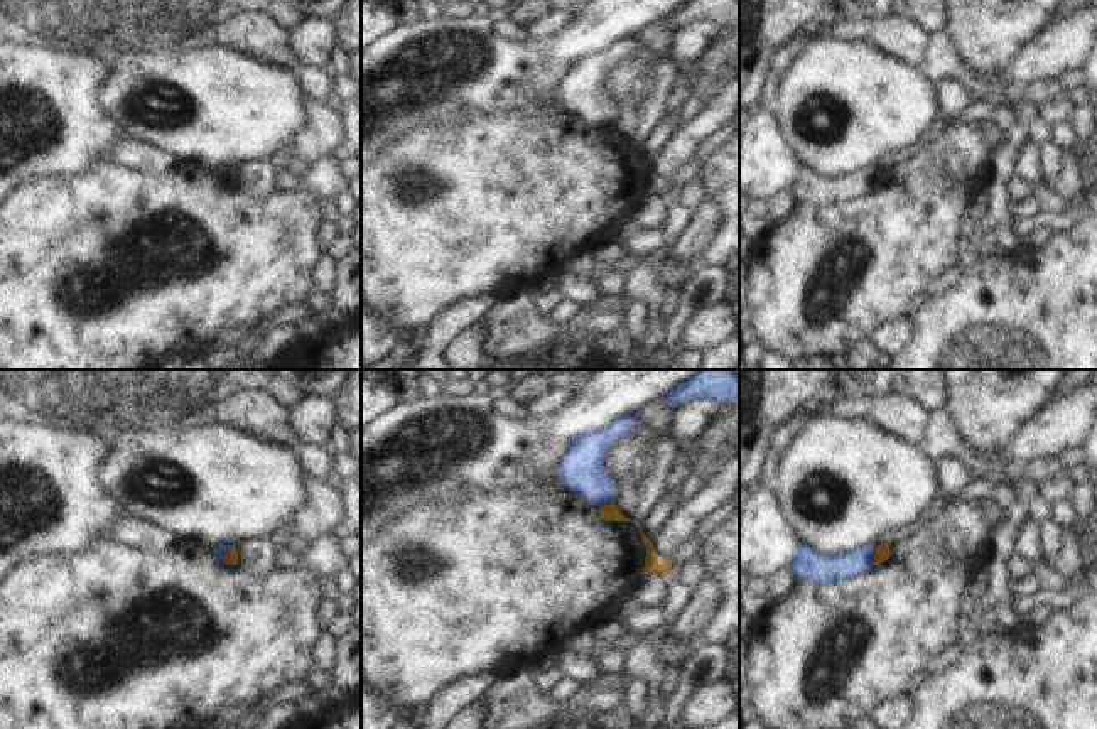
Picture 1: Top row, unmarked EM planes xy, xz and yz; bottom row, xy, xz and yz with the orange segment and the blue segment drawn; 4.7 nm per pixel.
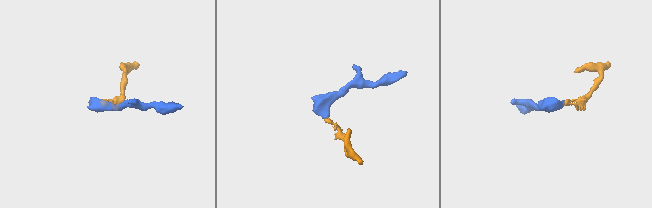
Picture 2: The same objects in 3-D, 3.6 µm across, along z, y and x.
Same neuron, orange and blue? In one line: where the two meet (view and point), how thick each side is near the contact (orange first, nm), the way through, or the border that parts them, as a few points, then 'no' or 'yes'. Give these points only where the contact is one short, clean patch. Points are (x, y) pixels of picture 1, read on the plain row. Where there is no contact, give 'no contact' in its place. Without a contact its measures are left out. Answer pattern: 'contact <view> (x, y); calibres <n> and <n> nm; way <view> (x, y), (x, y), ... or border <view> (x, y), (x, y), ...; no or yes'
contact yz (873, 179); calibres 70 and 140 nm; border yz (878, 169), (871, 188); no

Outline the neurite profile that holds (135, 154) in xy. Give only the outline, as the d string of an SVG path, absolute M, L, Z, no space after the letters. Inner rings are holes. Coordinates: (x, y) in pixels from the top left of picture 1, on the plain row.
M133 137L116 142L108 160L140 174L157 176L172 170L179 164L172 154Z

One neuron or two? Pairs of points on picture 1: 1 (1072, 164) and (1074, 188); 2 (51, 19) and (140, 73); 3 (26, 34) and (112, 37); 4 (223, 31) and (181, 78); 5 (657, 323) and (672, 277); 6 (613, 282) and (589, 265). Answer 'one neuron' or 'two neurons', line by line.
1: one neuron
2: two neurons
3: one neuron
4: two neurons
5: two neurons
6: one neuron

